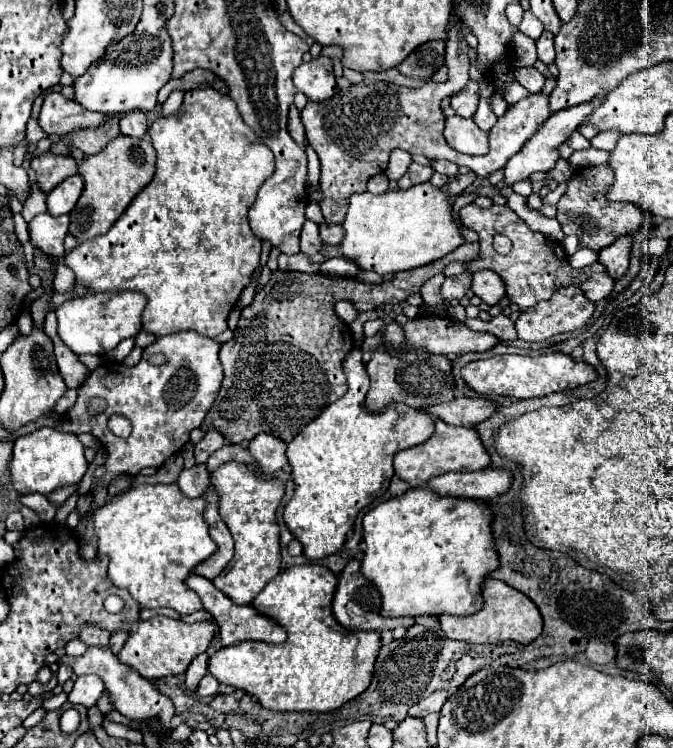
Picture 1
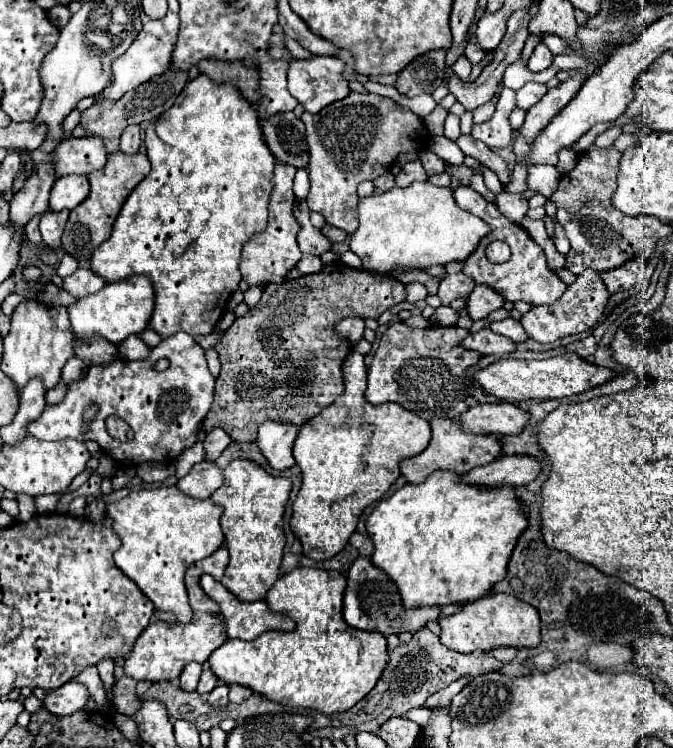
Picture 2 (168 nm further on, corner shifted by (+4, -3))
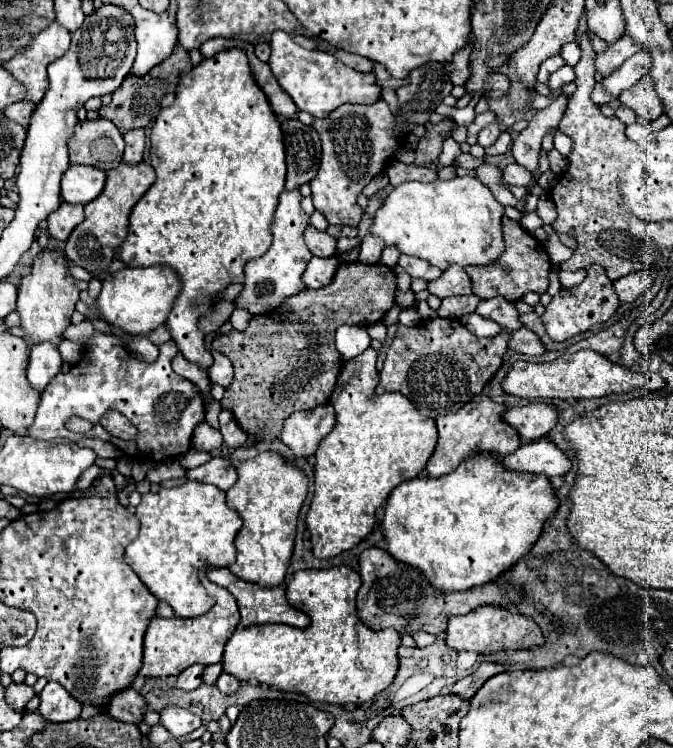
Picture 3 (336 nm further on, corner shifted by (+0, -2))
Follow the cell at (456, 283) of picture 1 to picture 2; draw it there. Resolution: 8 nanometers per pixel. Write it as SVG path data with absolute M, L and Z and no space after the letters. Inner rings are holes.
M464 273L446 275L438 285L438 297L440 297L442 305L450 305L458 297L468 297L474 287L476 287L476 283Z

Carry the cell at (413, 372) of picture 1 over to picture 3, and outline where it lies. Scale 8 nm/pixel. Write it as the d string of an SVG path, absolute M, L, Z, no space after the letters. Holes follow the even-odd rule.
M424 320L416 326L398 324L396 338L384 360L376 394L400 392L430 418L456 412L474 396L482 394L486 382L498 372L508 354L510 334L506 330L492 338L478 338L458 320Z

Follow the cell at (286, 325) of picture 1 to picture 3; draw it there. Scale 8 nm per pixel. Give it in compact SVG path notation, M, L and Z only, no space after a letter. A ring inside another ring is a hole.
M344 262L340 264L332 284L320 290L304 290L296 296L290 296L280 310L264 316L254 316L244 332L232 330L226 336L214 338L214 348L228 356L234 366L234 380L230 390L224 392L222 408L234 412L238 424L262 442L270 442L280 436L280 428L284 426L284 418L288 418L296 410L312 410L328 400L336 386L336 378L342 368L342 360L338 350L334 348L334 332L340 324L374 324L384 318L384 314L394 306L396 296L396 274L388 266L380 264L360 264L360 262Z

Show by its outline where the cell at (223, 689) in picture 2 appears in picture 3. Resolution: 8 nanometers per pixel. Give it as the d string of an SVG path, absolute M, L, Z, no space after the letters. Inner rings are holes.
M222 672L222 674L220 674L220 678L218 678L218 682L216 682L216 686L218 686L218 690L220 690L220 692L230 694L230 692L236 692L236 690L240 688L240 680L236 680L234 676L230 676L230 674Z

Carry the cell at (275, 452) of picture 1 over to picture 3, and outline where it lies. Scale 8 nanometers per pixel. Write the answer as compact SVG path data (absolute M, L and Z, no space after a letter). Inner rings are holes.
M322 404L312 412L294 412L286 418L280 440L294 452L296 458L312 456L324 436L332 432L336 412L332 404Z

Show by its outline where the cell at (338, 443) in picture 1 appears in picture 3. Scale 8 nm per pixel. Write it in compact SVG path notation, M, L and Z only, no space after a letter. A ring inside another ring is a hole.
M368 348L356 360L344 364L340 380L336 382L336 392L332 392L332 406L336 408L336 428L320 442L316 450L316 492L310 512L306 516L306 524L312 536L312 552L316 558L338 556L344 550L356 546L360 540L364 540L376 524L376 510L386 502L394 486L402 482L402 476L404 480L418 476L426 468L426 462L436 448L438 430L432 418L422 416L416 406L400 392L382 396L374 394L380 382L376 370L376 356L378 352L374 348Z

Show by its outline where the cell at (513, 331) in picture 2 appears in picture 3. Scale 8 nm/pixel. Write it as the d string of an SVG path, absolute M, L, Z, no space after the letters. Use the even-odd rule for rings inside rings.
M536 312L522 314L522 316L520 316L520 320L522 320L522 324L524 324L526 328L530 328L532 332L536 332L540 338L546 334L546 332L544 332L544 324L542 324L542 320L540 320L540 316L538 316Z

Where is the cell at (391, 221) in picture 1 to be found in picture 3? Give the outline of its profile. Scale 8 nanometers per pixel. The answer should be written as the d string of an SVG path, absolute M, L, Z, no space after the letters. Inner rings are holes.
M456 176L456 178L452 178L452 180L434 180L434 182L430 182L430 184L424 184L424 182L404 182L404 184L396 186L396 188L388 194L386 202L378 208L376 218L374 218L372 226L370 226L370 234L380 236L382 240L386 240L388 246L396 246L402 254L418 256L418 258L422 258L422 260L434 264L434 266L440 268L440 270L446 270L450 264L460 264L460 266L488 266L488 264L492 264L494 260L498 260L500 254L504 252L504 240L502 240L502 234L500 234L500 220L502 220L502 216L504 216L504 206L492 196L490 188L484 186L476 176Z

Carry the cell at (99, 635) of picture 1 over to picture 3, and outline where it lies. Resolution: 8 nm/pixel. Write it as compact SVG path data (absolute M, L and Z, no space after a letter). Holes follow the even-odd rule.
M126 688L124 692L118 692L110 700L110 708L108 708L108 714L114 720L130 722L130 724L140 724L146 712L148 712L146 700L134 688Z

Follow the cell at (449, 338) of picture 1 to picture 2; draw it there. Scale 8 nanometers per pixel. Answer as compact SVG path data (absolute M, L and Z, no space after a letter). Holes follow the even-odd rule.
M490 329L470 333L460 345L466 349L472 349L472 351L478 351L482 355L502 355L502 353L510 353L516 349L514 341L510 341L508 337L492 333Z

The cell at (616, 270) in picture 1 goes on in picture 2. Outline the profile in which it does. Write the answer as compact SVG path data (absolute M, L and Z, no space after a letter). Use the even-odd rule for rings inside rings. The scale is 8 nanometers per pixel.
M632 259L616 269L608 269L608 273L600 273L600 277L606 283L608 291L616 293L616 291L630 289L636 283L636 271L638 271L638 263Z

